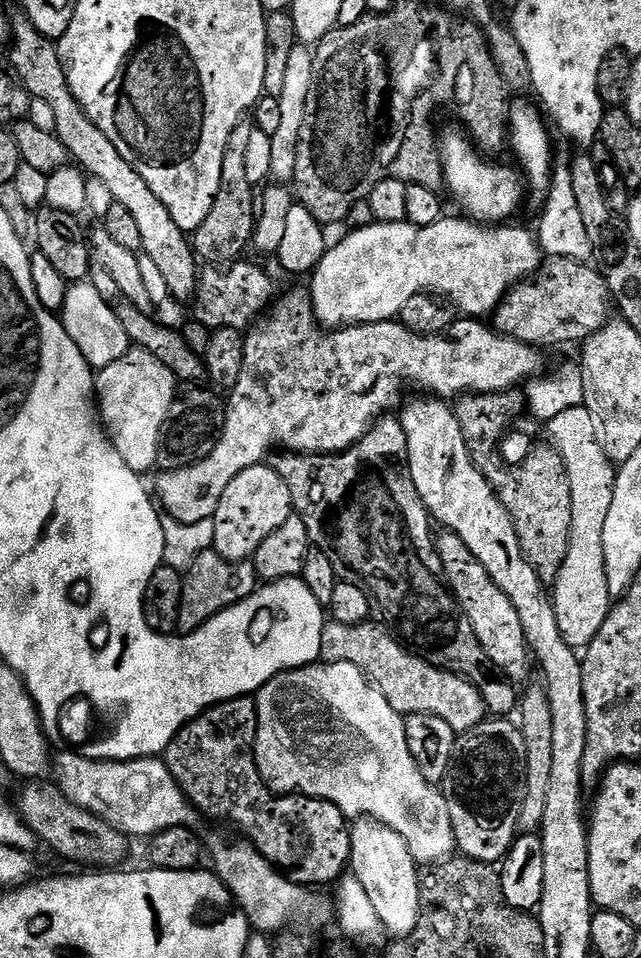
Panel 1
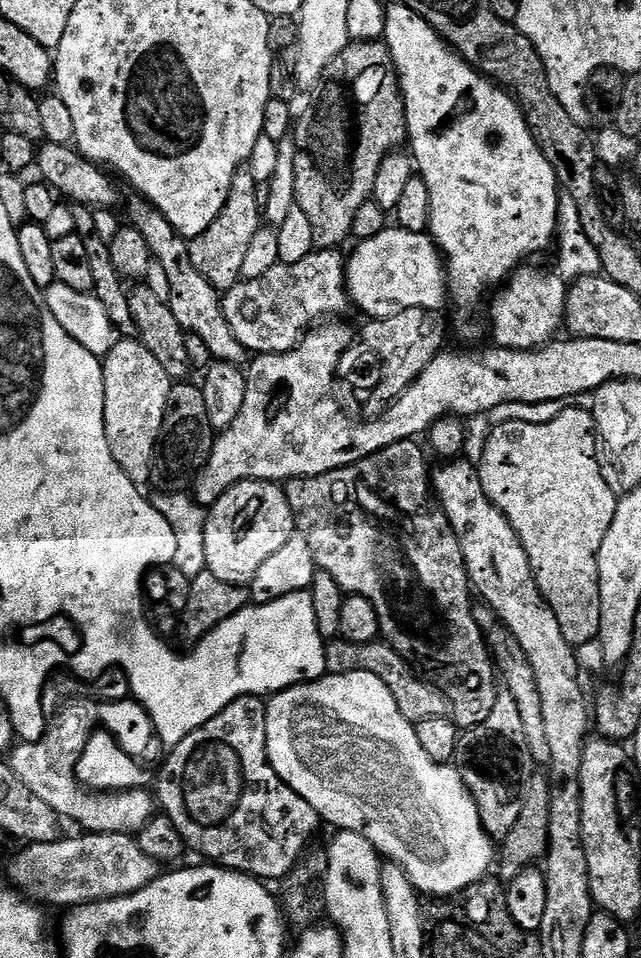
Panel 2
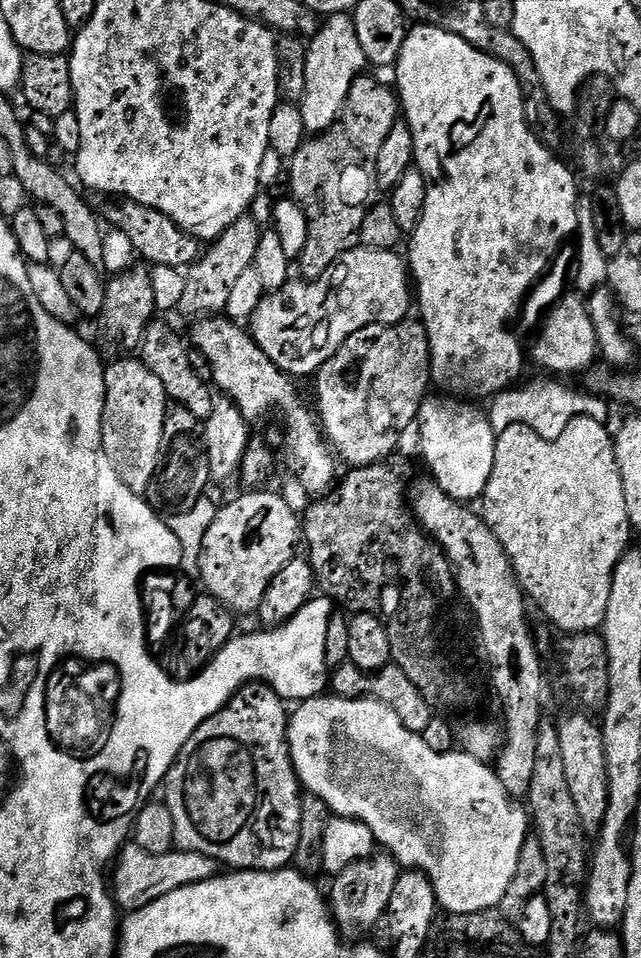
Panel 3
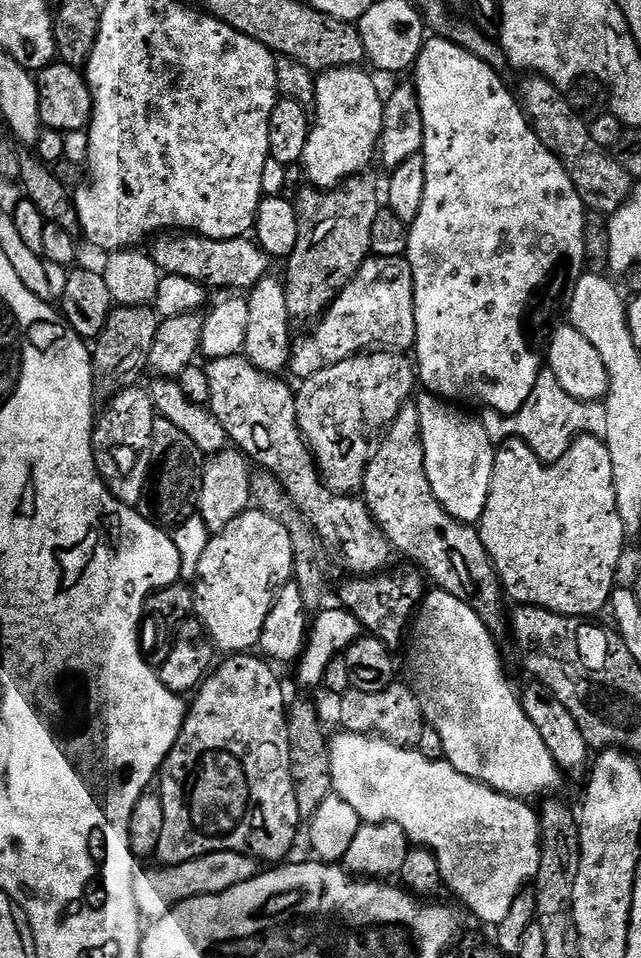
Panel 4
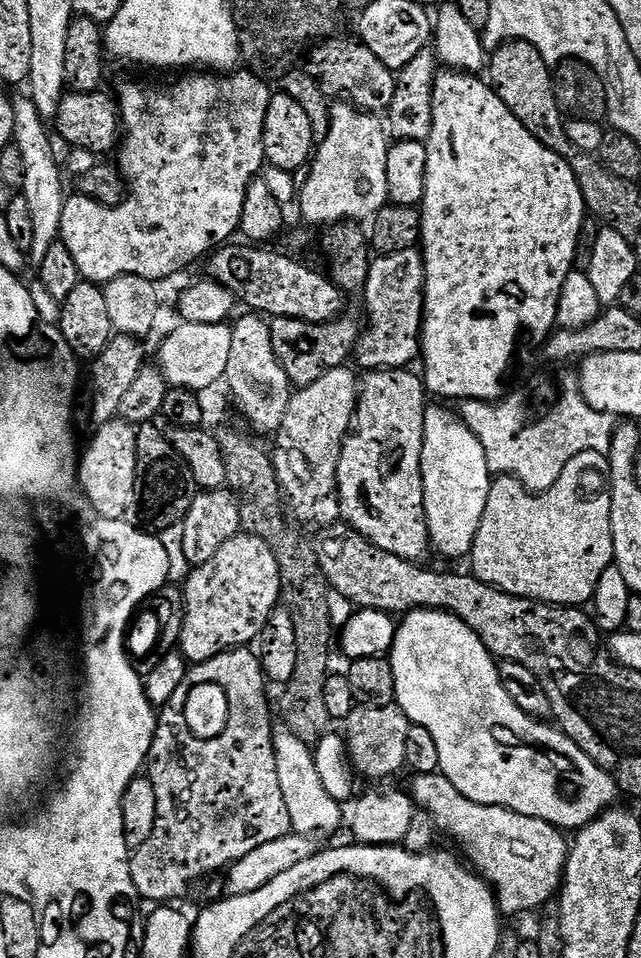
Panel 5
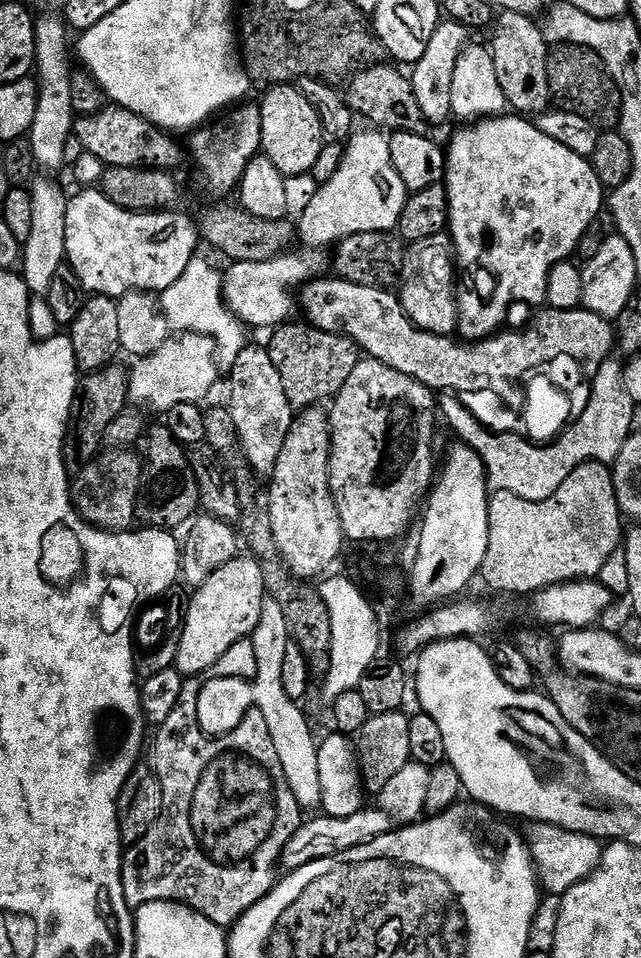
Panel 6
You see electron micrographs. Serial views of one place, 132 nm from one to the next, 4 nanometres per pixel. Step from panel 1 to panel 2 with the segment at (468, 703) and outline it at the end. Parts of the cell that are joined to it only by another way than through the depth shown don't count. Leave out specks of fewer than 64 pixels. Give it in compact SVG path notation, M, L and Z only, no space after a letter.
M336 638L327 645L326 651L329 669L337 672L351 672L359 669L362 672L378 674L378 678L382 678L382 682L390 686L390 694L394 694L394 702L398 702L398 710L402 710L407 720L413 722L435 720L445 715L446 701L440 689L417 675L408 661L403 660L388 643L352 644L346 639Z

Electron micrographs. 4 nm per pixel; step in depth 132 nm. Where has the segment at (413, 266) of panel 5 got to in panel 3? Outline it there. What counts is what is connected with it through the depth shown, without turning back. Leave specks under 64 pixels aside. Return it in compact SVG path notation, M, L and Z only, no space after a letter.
M359 246L351 249L348 253L342 254L333 267L328 267L324 273L311 282L304 278L297 278L298 280L296 278L289 279L283 288L265 295L264 299L260 301L258 310L250 321L250 335L252 339L256 341L257 346L266 354L266 358L273 360L289 376L293 378L299 378L299 376L308 376L308 378L315 377L316 373L320 371L321 366L330 358L334 358L334 354L338 354L338 350L346 342L346 338L350 338L350 334L354 334L363 328L368 328L371 324L386 324L391 326L409 319L411 312L408 311L411 308L413 311L414 308L414 288L410 283L409 265L406 263L405 257L401 253L399 256L398 253L399 251L389 250L387 248L366 248Z

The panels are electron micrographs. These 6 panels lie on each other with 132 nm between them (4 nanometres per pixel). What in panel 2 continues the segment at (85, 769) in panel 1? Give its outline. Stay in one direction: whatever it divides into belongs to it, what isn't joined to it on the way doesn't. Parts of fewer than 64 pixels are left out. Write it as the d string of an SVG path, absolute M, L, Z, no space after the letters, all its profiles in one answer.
M71 715L63 716L58 722L43 729L44 737L41 740L36 740L33 744L17 743L10 752L10 767L35 796L46 802L46 806L53 808L65 821L73 820L74 823L81 824L85 833L139 833L144 823L154 816L153 793L136 788L140 786L132 786L127 790L89 790L81 786L75 773L78 748L72 745L72 721Z

